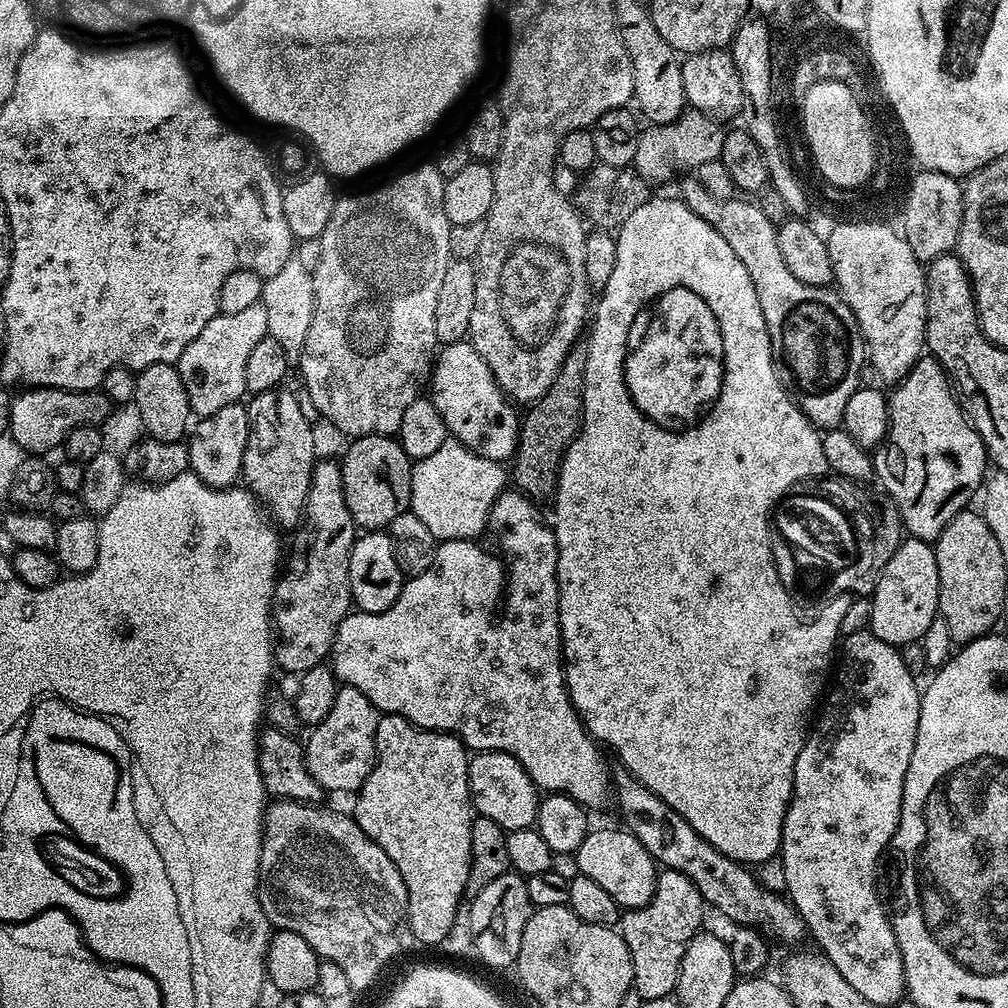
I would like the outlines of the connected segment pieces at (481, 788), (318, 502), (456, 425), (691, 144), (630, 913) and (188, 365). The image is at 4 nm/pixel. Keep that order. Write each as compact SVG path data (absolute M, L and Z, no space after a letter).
M477 752L468 762L468 789L473 809L479 815L498 822L505 833L531 828L536 823L542 796L524 767L505 752Z
M317 459L312 467L312 481L308 491L308 503L302 509L302 523L295 533L292 553L287 553L288 569L283 569L276 582L276 594L272 610L274 632L278 639L274 644L274 664L284 672L303 674L314 666L329 659L332 643L338 634L338 626L353 611L352 591L350 590L350 550L354 546L358 529L344 497L344 483L337 461Z
M472 343L446 344L439 349L430 377L431 388L432 405L442 414L450 436L458 443L488 460L507 462L515 457L521 417L516 417L513 401L504 395L494 374L490 374L490 366L486 366L482 354L474 350Z
M685 110L674 122L651 129L649 136L639 137L631 167L636 169L643 180L656 186L659 180L668 180L683 168L697 170L704 163L720 159L725 129L706 113Z
M664 870L656 877L656 889L650 902L641 908L627 909L618 921L620 937L630 950L634 966L632 983L641 1001L672 996L680 977L682 954L692 937L701 931L706 913L704 899L698 894L694 882L678 870Z
M262 302L238 314L220 312L210 318L206 326L202 326L202 334L198 334L198 338L194 338L194 342L182 350L180 359L174 365L185 387L193 417L218 414L218 410L237 403L240 395L245 395L246 362L250 362L254 346L258 346L258 342L262 342L267 335L266 306Z

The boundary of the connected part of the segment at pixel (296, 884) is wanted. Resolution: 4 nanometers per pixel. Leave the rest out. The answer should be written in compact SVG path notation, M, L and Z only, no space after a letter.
M276 798L267 805L264 813L264 841L260 844L260 882L258 889L260 894L260 905L266 914L268 923L273 929L293 932L306 942L320 957L321 961L336 963L342 968L346 978L349 979L350 986L355 990L368 988L376 980L376 975L399 954L404 948L404 943L409 943L410 936L406 931L406 917L408 914L408 891L406 882L402 882L402 874L398 874L398 866L390 862L386 850L382 850L370 839L361 828L356 825L355 819L351 815L343 816L340 812L331 812L325 806L315 806L313 804L300 804L297 800L285 800Z

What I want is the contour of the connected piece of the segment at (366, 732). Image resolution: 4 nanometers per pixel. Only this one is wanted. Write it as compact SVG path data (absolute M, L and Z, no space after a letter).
M344 686L337 691L330 714L309 731L312 733L308 736L308 744L306 740L303 745L306 766L325 793L359 793L376 765L376 731L380 717L381 713L362 690Z

